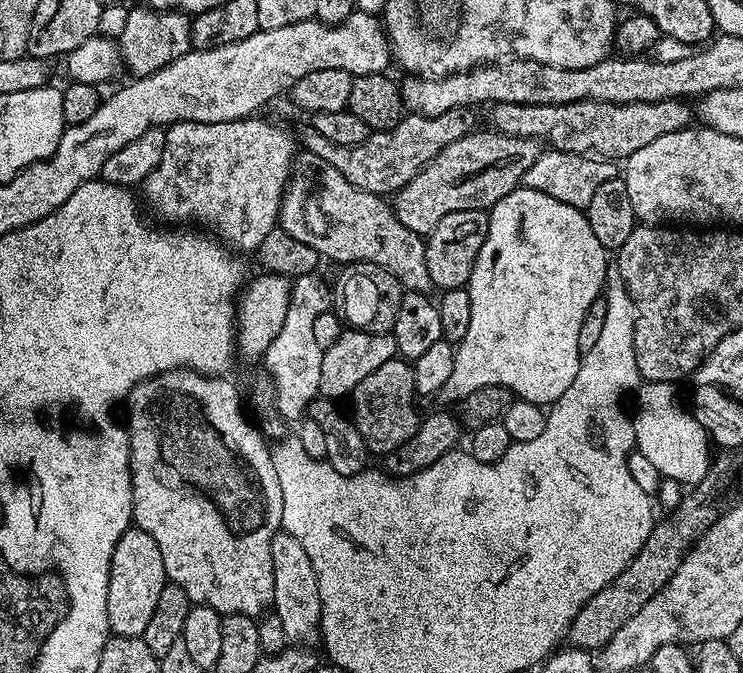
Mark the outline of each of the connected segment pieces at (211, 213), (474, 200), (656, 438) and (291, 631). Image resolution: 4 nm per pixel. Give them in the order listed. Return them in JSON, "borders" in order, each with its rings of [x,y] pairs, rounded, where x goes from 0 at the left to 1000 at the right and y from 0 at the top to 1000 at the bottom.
{"borders":[[[[335,175],[332,178],[311,178],[310,181],[240,181],[230,186],[222,195],[223,217],[218,223],[218,241],[213,241],[213,247],[207,247],[207,253],[201,259],[192,270],[191,284],[194,284],[194,297],[217,321],[218,325],[226,327],[231,336],[253,336],[257,327],[265,327],[271,340],[279,342],[289,355],[300,360],[308,370],[316,371],[319,376],[334,377],[343,376],[345,368],[353,360],[353,354],[358,354],[358,348],[363,348],[363,342],[374,337],[377,325],[377,303],[382,297],[382,281],[388,278],[389,266],[393,260],[393,241],[398,235],[401,224],[401,208],[397,201],[393,202],[377,184],[365,184],[361,178],[350,178],[351,175]]],[[[637,193],[623,202],[616,211],[608,211],[590,227],[546,276],[541,276],[526,293],[528,311],[533,315],[536,330],[546,336],[546,342],[557,342],[565,351],[575,352],[577,345],[600,324],[600,318],[611,318],[616,312],[661,312],[672,297],[681,294],[694,279],[701,278],[708,253],[713,250],[727,232],[729,214],[725,208],[682,202],[666,193],[646,196]]],[[[900,565],[865,569],[856,582],[856,612],[849,627],[855,642],[855,667],[868,676],[892,712],[907,713],[933,725],[957,700],[958,658],[943,629],[913,597],[911,572]]],[[[381,788],[371,792],[363,805],[363,829],[369,835],[369,889],[365,908],[380,918],[385,948],[398,960],[420,960],[432,949],[431,939],[431,878],[428,859],[412,817],[406,817],[401,799]]]]}

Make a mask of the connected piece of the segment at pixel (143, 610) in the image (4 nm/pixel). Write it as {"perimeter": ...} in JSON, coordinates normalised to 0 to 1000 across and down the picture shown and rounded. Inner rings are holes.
{"perimeter":[[[182,782],[159,802],[149,826],[148,865],[144,868],[144,927],[162,947],[192,947],[198,926],[213,900],[214,884],[226,866],[218,820],[207,799]]]}

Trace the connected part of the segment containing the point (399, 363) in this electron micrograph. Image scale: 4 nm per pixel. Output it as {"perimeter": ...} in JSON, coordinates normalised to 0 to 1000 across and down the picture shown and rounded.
{"perimeter":[[[529,532],[509,544],[503,556],[482,568],[471,590],[471,623],[479,632],[482,645],[487,645],[497,673],[529,672],[555,649],[568,623],[567,614],[560,614],[560,594],[563,584],[557,574],[557,550],[555,541],[542,532]]]}

